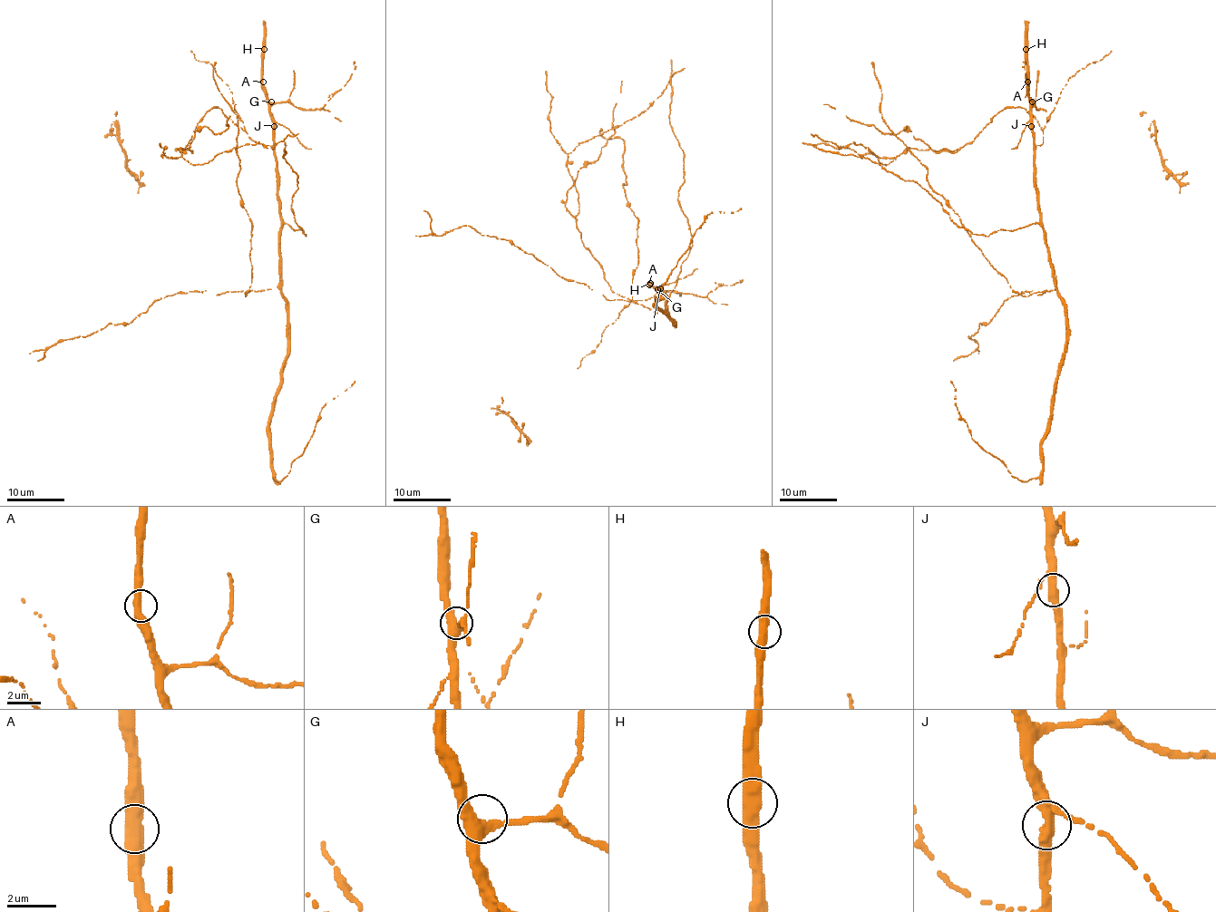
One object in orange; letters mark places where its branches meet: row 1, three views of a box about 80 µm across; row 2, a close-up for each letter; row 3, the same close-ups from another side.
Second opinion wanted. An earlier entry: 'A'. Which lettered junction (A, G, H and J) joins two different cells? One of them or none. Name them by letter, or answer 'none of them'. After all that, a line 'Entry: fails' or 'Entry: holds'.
none of them
Entry: fails

